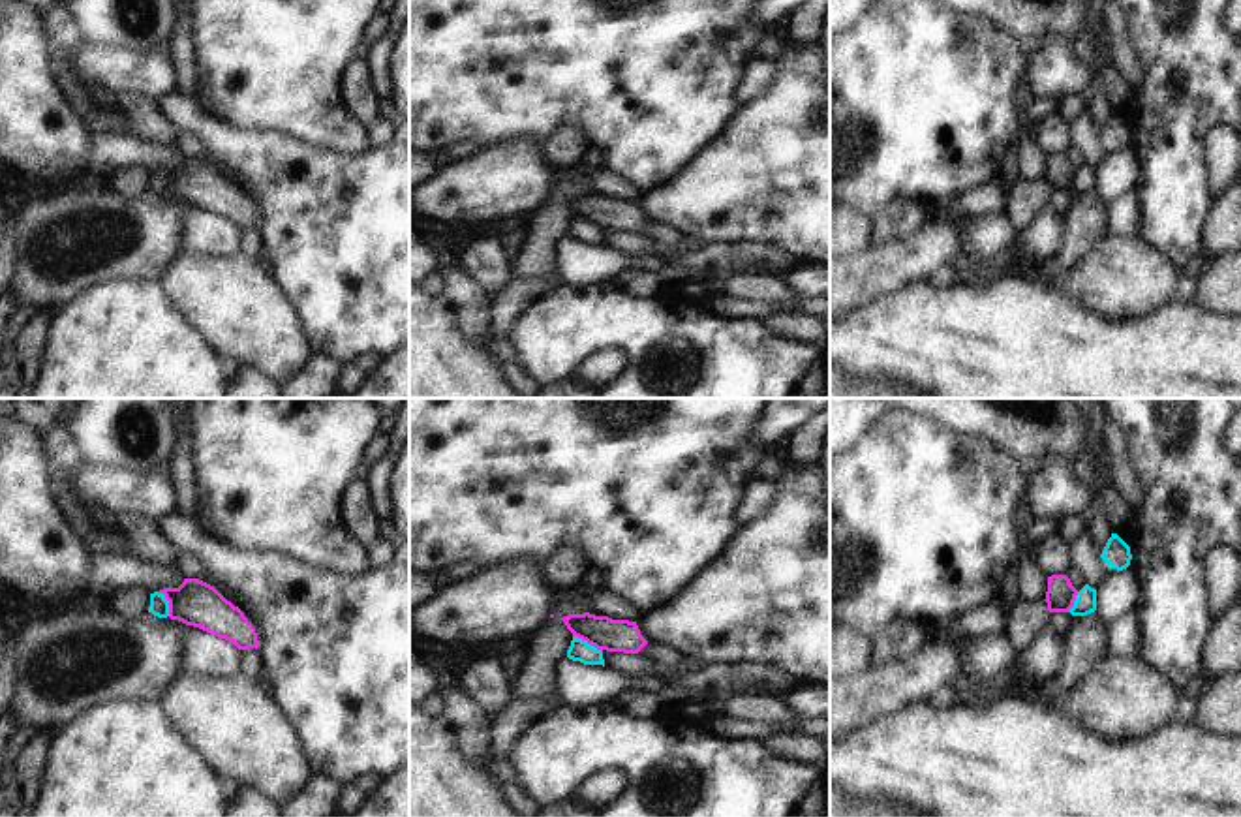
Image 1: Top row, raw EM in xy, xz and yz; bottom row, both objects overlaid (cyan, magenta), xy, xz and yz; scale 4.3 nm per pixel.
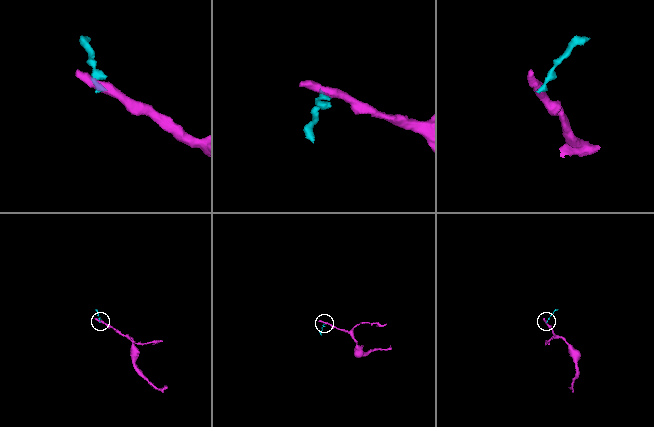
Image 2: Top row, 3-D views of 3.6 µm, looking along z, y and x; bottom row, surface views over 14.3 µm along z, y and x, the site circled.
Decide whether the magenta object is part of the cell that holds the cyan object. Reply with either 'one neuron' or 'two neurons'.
two neurons

